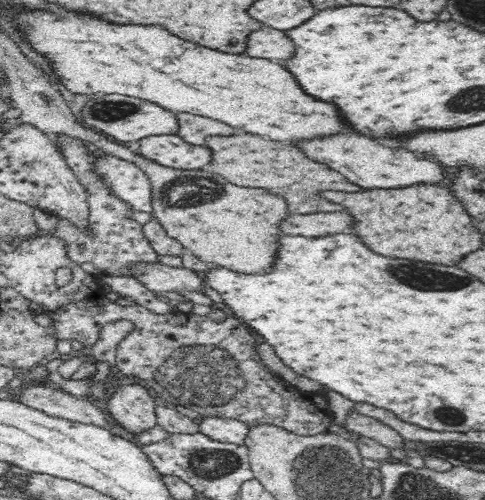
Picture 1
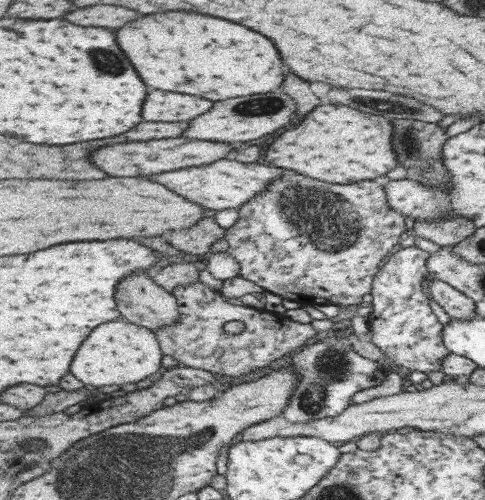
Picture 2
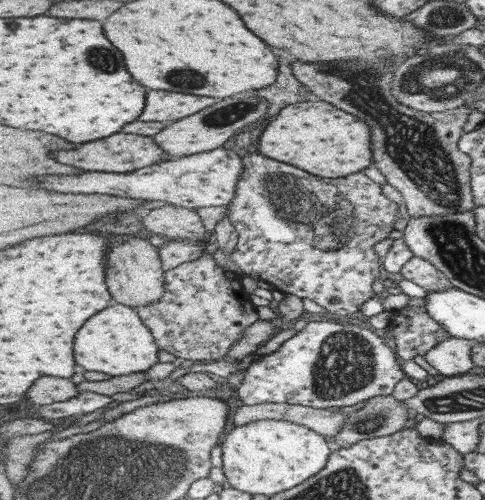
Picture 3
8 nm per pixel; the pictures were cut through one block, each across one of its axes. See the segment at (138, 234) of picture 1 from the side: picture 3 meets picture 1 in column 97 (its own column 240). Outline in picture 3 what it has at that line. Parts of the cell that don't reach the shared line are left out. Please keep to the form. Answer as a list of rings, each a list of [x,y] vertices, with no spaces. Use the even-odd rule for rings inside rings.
[[[255,148],[243,152],[243,158],[245,171],[241,174],[236,198],[226,206],[240,236],[231,255],[235,269],[253,279],[272,283],[274,289],[284,294],[309,298],[330,315],[356,315],[361,306],[375,296],[373,284],[381,274],[381,258],[375,254],[373,246],[393,232],[399,204],[389,200],[381,184],[363,172],[329,180],[257,154]]]

